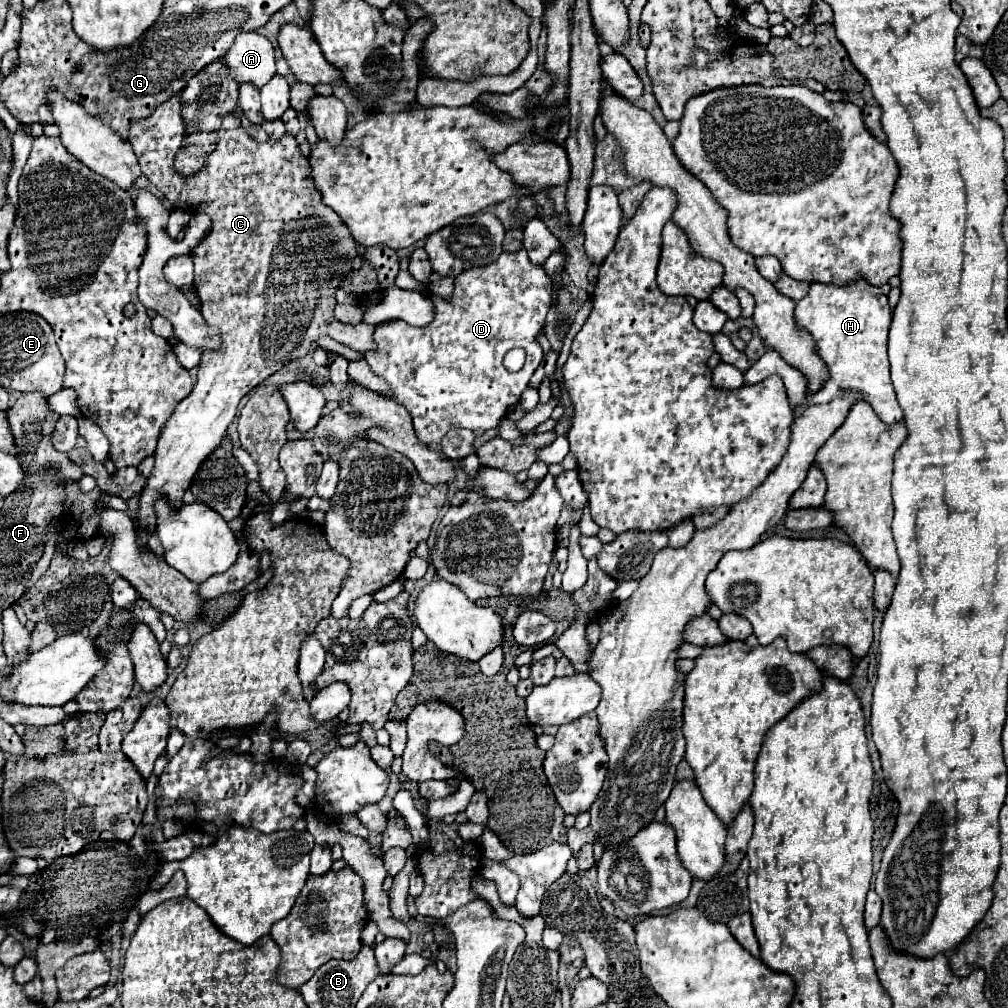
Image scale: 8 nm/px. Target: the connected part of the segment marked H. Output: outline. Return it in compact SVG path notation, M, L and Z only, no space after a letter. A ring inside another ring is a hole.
M856 280L854 284L846 286L834 286L834 284L820 284L814 282L810 284L808 294L796 304L796 320L798 326L808 330L812 338L816 340L816 348L820 358L828 364L830 368L830 380L824 384L824 388L814 394L810 400L812 406L806 408L806 412L792 422L792 440L786 450L786 456L770 472L770 478L762 486L758 486L748 498L742 498L738 504L734 504L728 512L728 516L718 522L716 526L708 530L696 530L692 540L684 548L670 548L666 546L662 552L654 556L650 572L640 580L638 590L626 600L620 602L614 610L610 610L602 620L600 620L600 642L596 644L592 656L588 658L588 674L598 682L602 688L602 700L596 708L598 722L600 722L600 736L604 740L604 748L610 756L608 762L608 774L606 782L594 800L590 808L590 830L596 832L600 844L606 846L620 846L628 838L636 836L640 828L650 824L654 820L656 810L666 802L672 786L674 786L674 772L678 762L684 756L684 736L682 736L682 684L684 684L684 674L676 672L674 662L676 662L676 648L684 642L682 640L682 630L686 622L692 616L704 614L710 598L704 590L704 580L710 570L716 568L718 560L722 558L724 552L728 550L746 550L754 546L760 536L778 524L778 520L784 516L788 508L790 496L798 490L798 486L804 482L806 472L810 464L814 462L814 454L818 446L822 446L832 432L844 422L846 410L856 400L866 400L878 418L886 424L894 424L902 420L902 408L898 406L892 382L890 382L890 372L888 372L888 354L886 354L886 340L888 340L888 328L892 322L892 310L888 306L888 298L882 294L878 286L870 286L866 280Z

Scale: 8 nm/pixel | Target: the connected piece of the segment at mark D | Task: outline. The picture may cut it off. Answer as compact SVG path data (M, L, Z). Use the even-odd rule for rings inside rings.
M520 248L518 252L502 252L498 260L490 262L490 266L462 270L462 274L454 278L452 296L442 298L434 292L428 292L428 296L434 304L434 320L428 326L416 328L402 320L380 322L372 334L376 348L364 352L364 358L374 374L386 380L392 398L410 412L416 436L426 446L440 444L446 432L452 428L496 428L508 414L510 406L520 402L532 372L538 368L544 356L538 334L544 332L546 314L552 306L552 284L544 274L544 268L532 264L526 248ZM512 348L526 350L526 362L520 372L508 372L502 366L504 354Z

